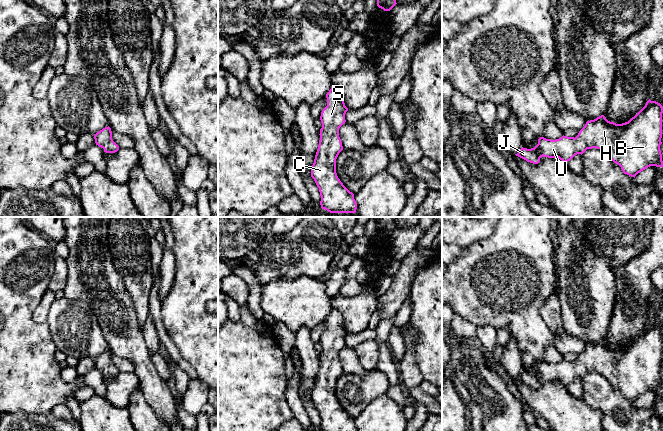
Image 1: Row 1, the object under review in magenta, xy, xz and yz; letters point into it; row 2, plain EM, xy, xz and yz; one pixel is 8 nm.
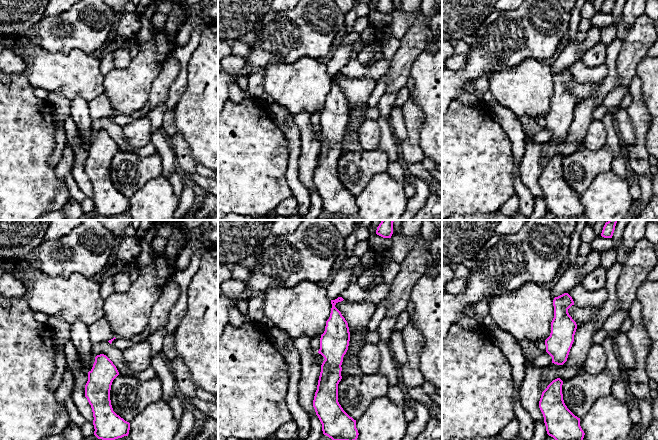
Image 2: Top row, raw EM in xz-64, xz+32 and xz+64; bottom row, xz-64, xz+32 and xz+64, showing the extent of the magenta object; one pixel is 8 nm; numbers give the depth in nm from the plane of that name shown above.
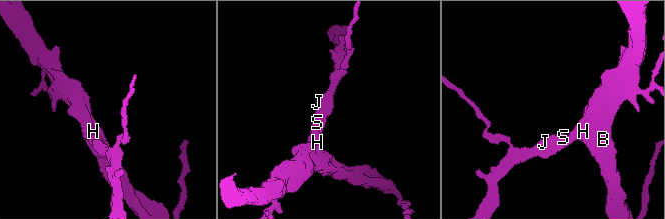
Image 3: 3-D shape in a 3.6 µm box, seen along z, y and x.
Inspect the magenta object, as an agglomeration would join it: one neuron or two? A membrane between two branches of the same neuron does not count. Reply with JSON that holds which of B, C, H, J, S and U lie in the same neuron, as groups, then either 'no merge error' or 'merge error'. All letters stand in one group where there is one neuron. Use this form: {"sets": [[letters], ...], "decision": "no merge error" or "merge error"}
{"sets": [["B", "C", "H", "J", "S", "U"]], "decision": "no merge error"}

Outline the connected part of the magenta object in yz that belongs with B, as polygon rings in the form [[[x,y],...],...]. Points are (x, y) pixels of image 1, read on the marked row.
[[[649,99],[645,106],[628,122],[616,124],[601,115],[594,120],[587,121],[575,138],[564,135],[556,140],[540,137],[534,148],[522,147],[515,155],[533,164],[538,164],[543,156],[559,158],[567,163],[575,155],[582,155],[587,149],[597,148],[605,152],[614,163],[618,164],[624,174],[635,178],[638,173],[650,166],[663,167],[660,150],[662,144],[662,113],[662,105]]]

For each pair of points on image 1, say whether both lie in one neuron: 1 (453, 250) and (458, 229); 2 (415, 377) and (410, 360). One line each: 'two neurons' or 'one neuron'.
1: two neurons
2: one neuron

